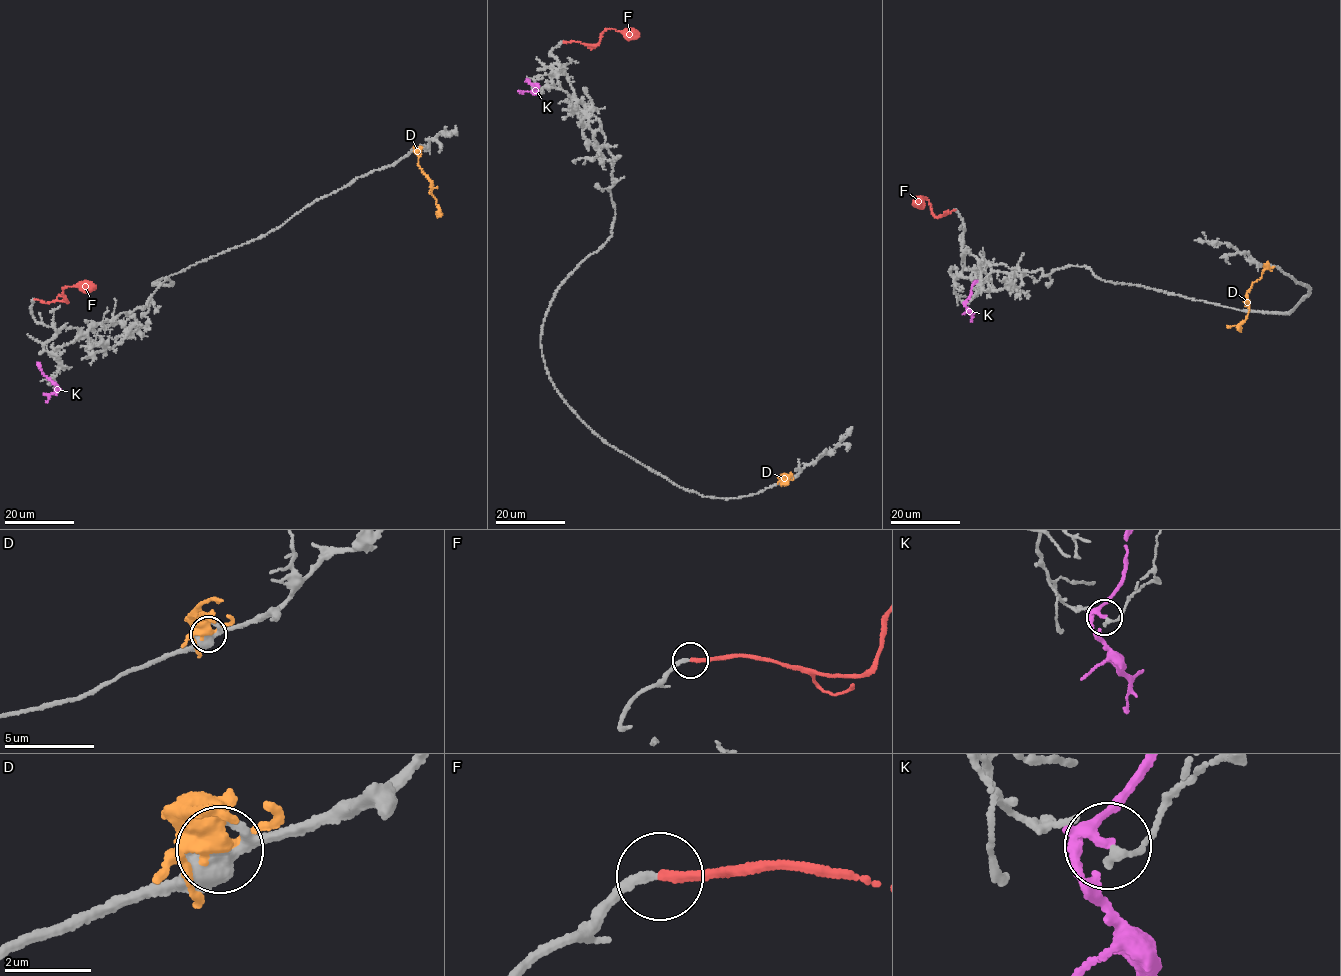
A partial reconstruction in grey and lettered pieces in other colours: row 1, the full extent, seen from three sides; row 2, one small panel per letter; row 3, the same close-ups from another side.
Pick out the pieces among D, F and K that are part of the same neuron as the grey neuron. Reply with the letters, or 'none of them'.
F

